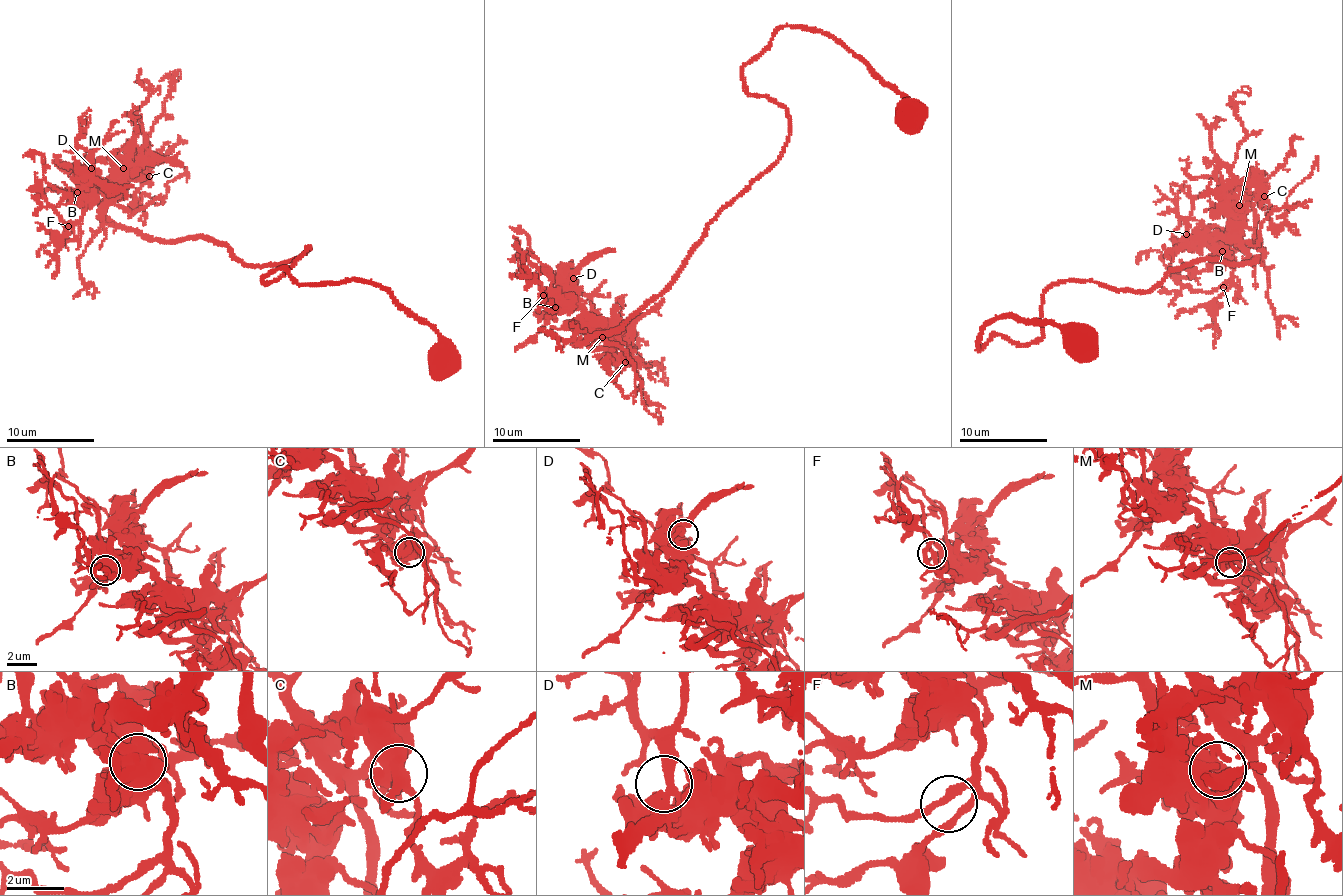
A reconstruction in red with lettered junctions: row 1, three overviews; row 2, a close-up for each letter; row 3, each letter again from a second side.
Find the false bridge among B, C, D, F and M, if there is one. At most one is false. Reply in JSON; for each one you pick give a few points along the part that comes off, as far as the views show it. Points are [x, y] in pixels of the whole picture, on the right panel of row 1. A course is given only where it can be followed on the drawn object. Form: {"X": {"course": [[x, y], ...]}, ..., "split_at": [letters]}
{"M": {"course": [[1240, 205], [1240, 214], [1216, 238], [1215, 255], [1201, 271], [1170, 268], [1161, 255], [1146, 250], [1137, 263]]}, "split_at": ["M"]}

